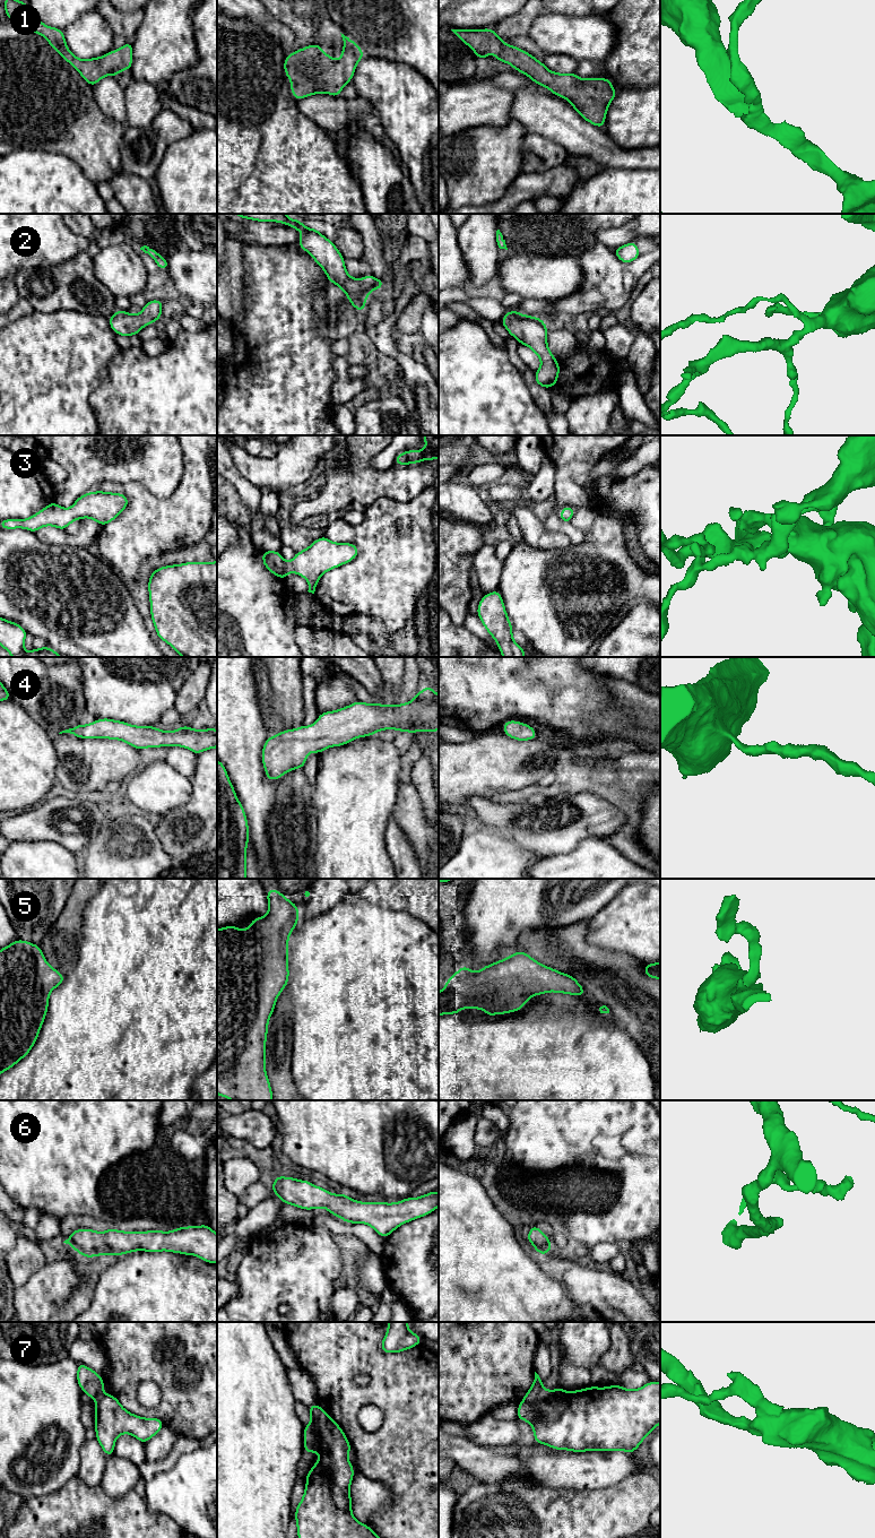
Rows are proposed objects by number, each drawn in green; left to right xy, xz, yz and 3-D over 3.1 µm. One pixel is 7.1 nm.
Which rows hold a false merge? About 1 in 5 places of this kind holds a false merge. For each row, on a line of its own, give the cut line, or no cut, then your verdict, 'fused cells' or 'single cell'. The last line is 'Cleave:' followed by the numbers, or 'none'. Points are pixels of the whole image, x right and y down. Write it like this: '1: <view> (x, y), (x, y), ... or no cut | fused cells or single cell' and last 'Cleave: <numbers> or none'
1: no cut | single cell
2: no cut | single cell
3: no cut | single cell
4: no cut | single cell
5: no cut | single cell
6: no cut | single cell
7: yz (563, 1390), (539, 1394), (530, 1401), (523, 1400) | fused cells
Cleave: 7

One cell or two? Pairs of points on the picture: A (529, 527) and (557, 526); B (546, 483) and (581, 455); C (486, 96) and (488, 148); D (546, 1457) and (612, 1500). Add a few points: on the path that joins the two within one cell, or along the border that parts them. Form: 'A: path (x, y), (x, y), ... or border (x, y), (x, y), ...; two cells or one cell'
A: border (542, 523), (549, 530), (562, 530), (569, 538); two cells
B: border (546, 455), (554, 467), (554, 494); two cells
C: border (511, 118), (503, 126), (476, 126), (461, 131); two cells
D: border (620, 1480), (592, 1489), (568, 1488); two cells

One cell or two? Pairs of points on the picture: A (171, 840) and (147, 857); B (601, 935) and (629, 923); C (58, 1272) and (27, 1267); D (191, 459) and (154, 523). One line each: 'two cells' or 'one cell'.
A: two cells
B: one cell
C: two cells
D: one cell

